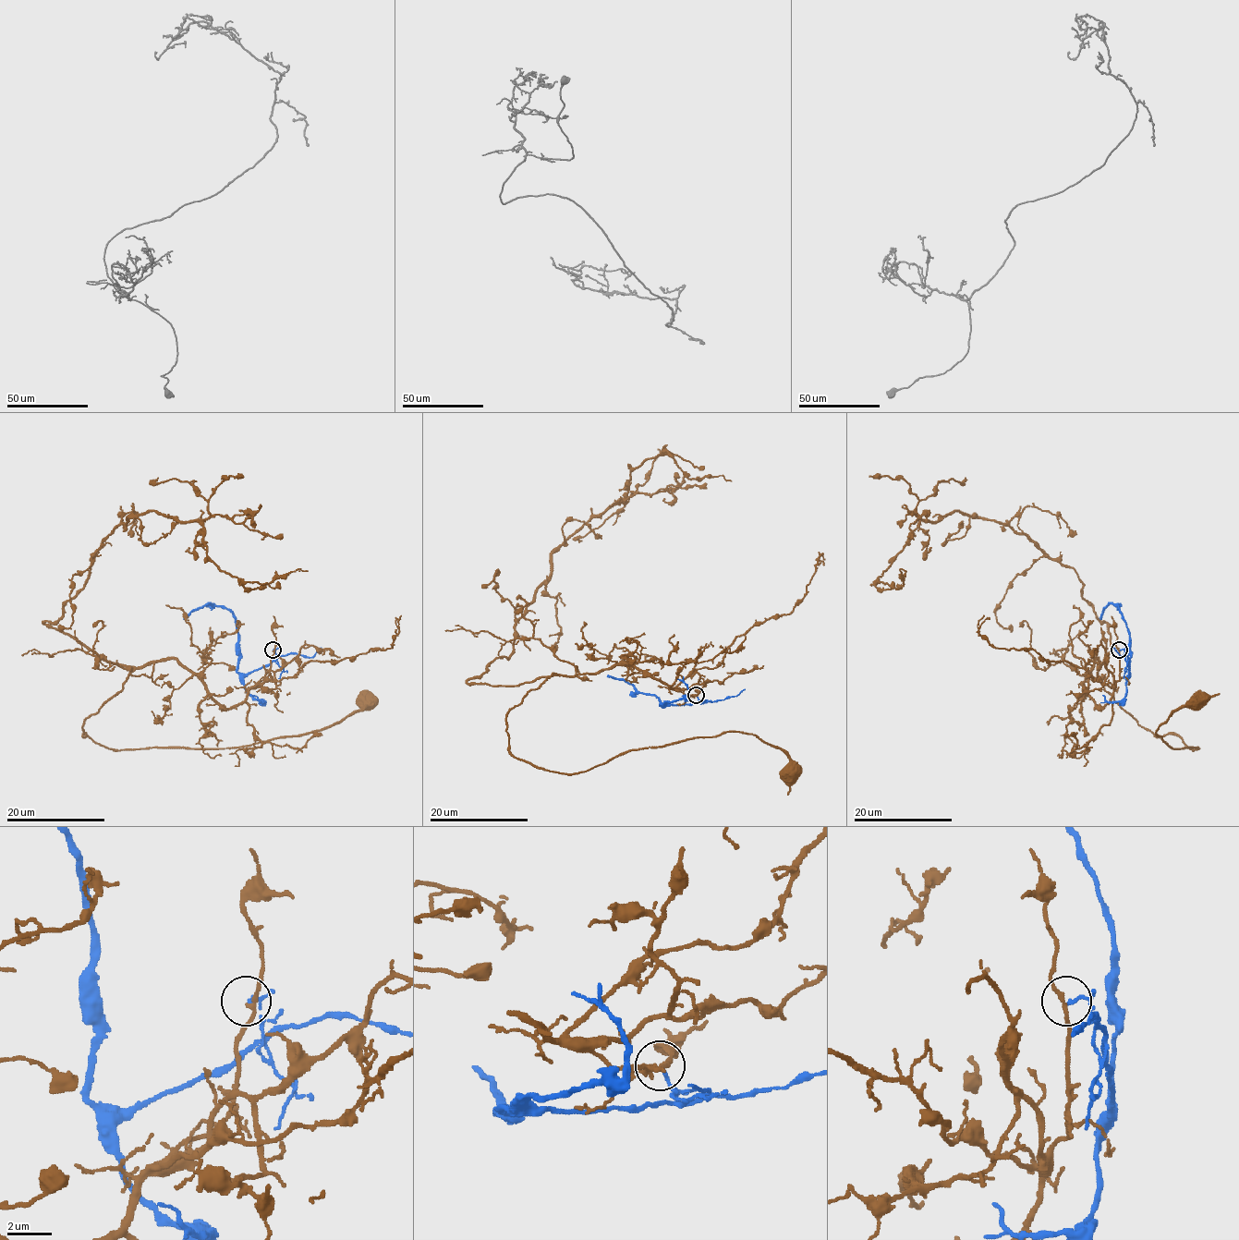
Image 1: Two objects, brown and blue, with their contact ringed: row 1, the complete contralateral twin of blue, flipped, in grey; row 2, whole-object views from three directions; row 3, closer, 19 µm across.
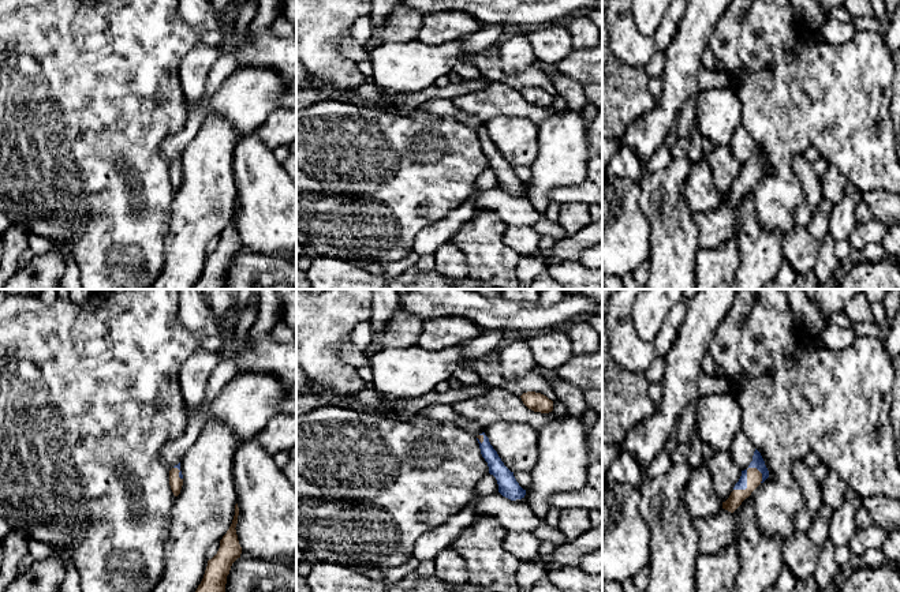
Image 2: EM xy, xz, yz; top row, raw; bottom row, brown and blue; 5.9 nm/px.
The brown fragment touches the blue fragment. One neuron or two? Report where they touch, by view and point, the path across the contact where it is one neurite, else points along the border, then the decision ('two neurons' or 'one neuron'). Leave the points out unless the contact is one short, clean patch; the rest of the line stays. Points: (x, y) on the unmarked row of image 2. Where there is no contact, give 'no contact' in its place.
meets brown in yz at (747, 172); two neurons

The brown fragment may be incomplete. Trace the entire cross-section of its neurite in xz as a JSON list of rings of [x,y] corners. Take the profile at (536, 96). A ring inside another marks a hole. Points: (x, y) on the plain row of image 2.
[[[527,86],[523,87],[520,93],[523,98],[534,106],[549,108],[553,105],[553,95],[541,87]]]

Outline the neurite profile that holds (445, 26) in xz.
[[[440,12],[425,15],[418,41],[440,44],[462,40],[483,25],[466,12]]]

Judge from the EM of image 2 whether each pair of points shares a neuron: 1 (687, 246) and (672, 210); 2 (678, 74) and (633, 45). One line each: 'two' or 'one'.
1: one
2: two

